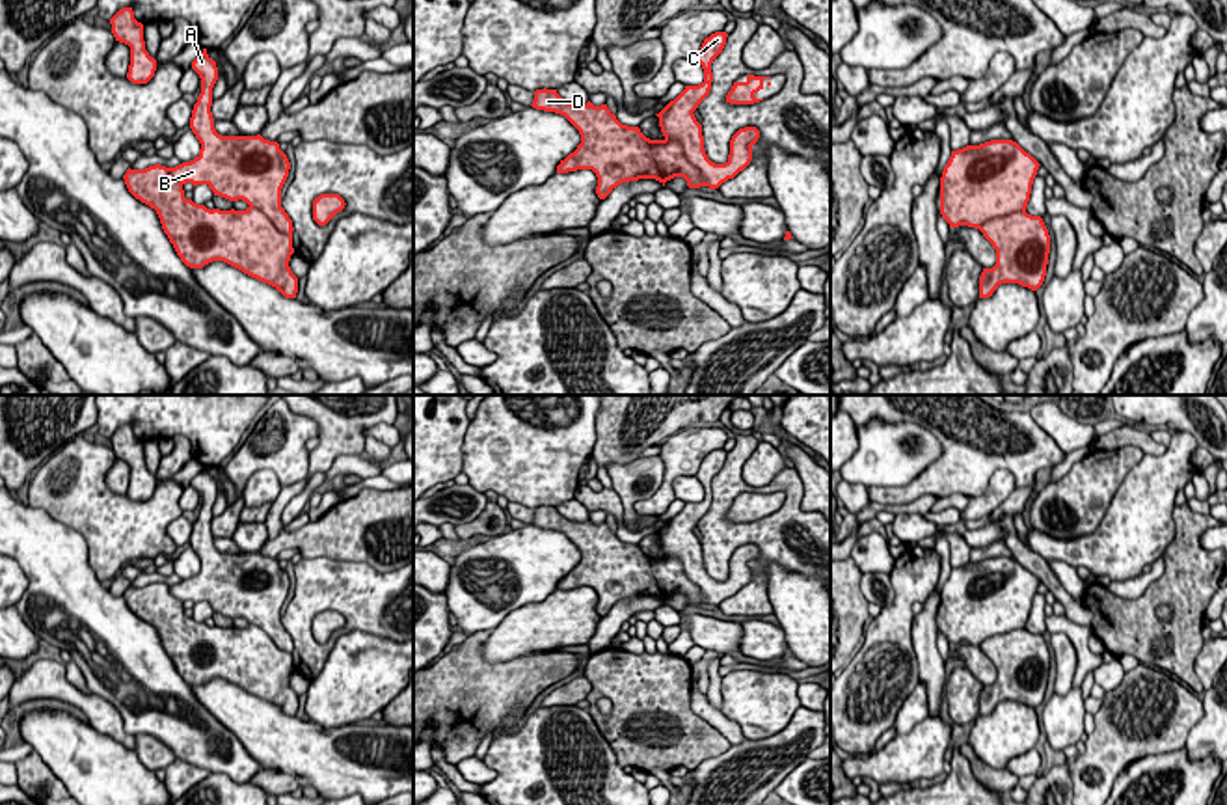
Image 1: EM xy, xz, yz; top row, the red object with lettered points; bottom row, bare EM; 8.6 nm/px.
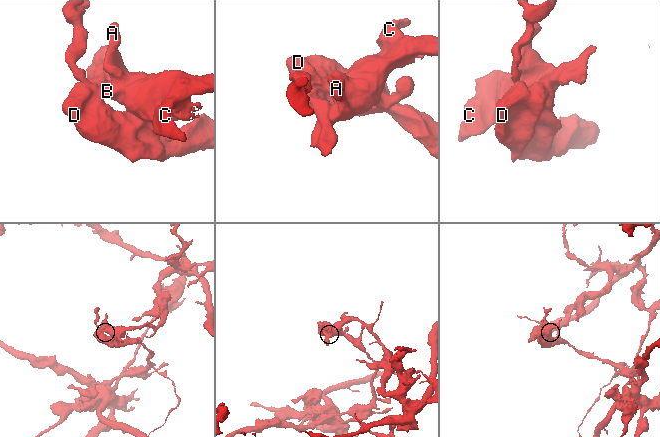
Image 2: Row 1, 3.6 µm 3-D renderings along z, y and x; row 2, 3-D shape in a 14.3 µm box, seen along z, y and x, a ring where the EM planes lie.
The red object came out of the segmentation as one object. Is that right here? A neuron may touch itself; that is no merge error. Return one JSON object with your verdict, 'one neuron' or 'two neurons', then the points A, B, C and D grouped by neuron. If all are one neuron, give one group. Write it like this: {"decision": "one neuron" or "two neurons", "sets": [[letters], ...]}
{"decision": "two neurons", "sets": [["A", "B", "C"], ["D"]]}

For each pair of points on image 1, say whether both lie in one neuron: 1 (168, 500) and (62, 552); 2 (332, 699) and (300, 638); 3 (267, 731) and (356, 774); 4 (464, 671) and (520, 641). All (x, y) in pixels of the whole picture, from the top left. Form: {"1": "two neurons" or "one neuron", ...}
{"1": "two neurons", "2": "two neurons", "3": "one neuron", "4": "two neurons"}

